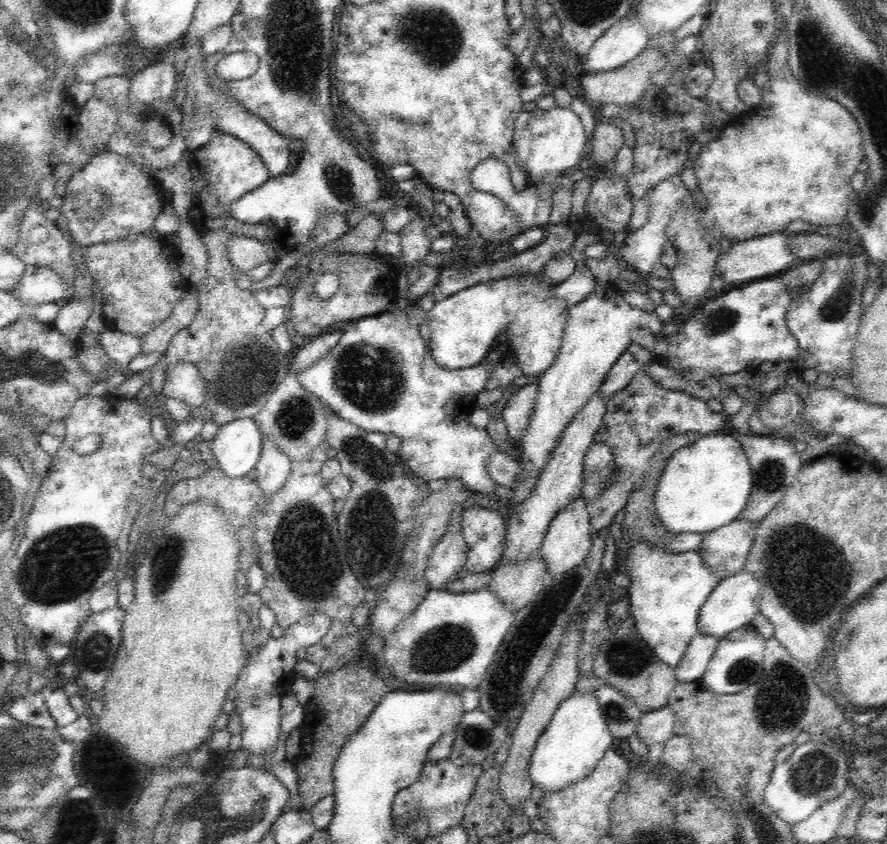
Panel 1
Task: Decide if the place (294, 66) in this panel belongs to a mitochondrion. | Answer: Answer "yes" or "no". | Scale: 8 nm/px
yes

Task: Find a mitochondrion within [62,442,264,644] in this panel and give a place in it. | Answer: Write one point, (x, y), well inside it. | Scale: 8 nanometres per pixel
(166, 562)

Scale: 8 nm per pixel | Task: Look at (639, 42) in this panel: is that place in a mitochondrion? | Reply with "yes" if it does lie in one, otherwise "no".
no

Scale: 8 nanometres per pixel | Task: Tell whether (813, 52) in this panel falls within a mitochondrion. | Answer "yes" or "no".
yes

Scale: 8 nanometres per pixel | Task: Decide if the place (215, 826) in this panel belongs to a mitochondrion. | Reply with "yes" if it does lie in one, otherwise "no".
yes

